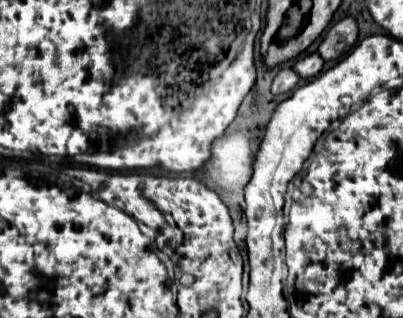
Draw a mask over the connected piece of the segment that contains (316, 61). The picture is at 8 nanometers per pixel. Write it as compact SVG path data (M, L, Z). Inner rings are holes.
M312 53L312 55L296 61L292 69L294 69L302 79L310 79L310 77L316 77L316 75L320 73L322 65L324 65L324 61L320 59L320 55L318 55L318 53Z

